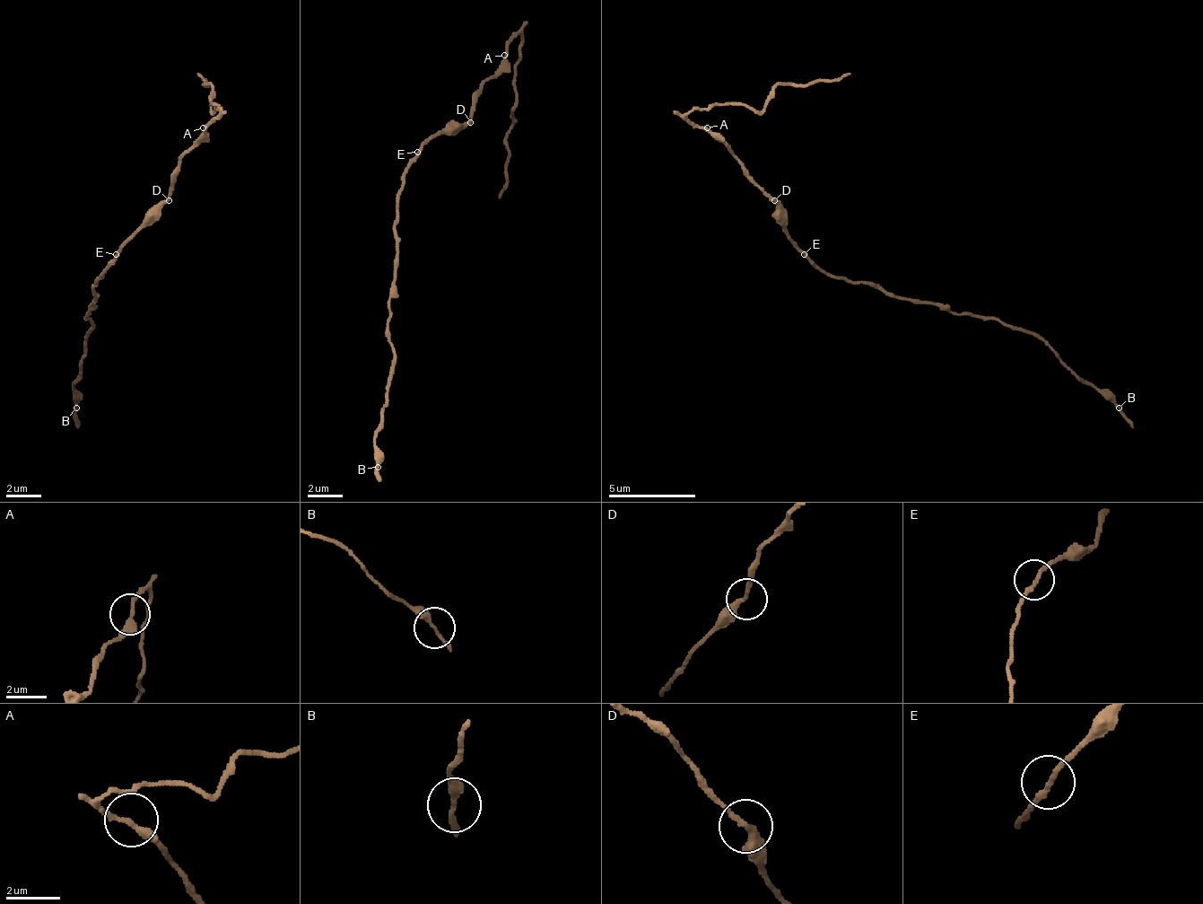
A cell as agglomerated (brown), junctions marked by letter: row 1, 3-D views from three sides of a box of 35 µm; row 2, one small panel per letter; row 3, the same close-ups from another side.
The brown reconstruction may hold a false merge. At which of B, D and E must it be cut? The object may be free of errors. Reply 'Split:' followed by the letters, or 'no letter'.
Split: D

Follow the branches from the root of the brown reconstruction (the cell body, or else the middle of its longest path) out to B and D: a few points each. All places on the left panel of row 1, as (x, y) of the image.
B: (120, 254), (93, 285), (93, 307), (85, 315), (93, 329), (85, 342), (81, 373), (72, 381), (76, 408)
D: (120, 254), (120, 250), (168, 202)

